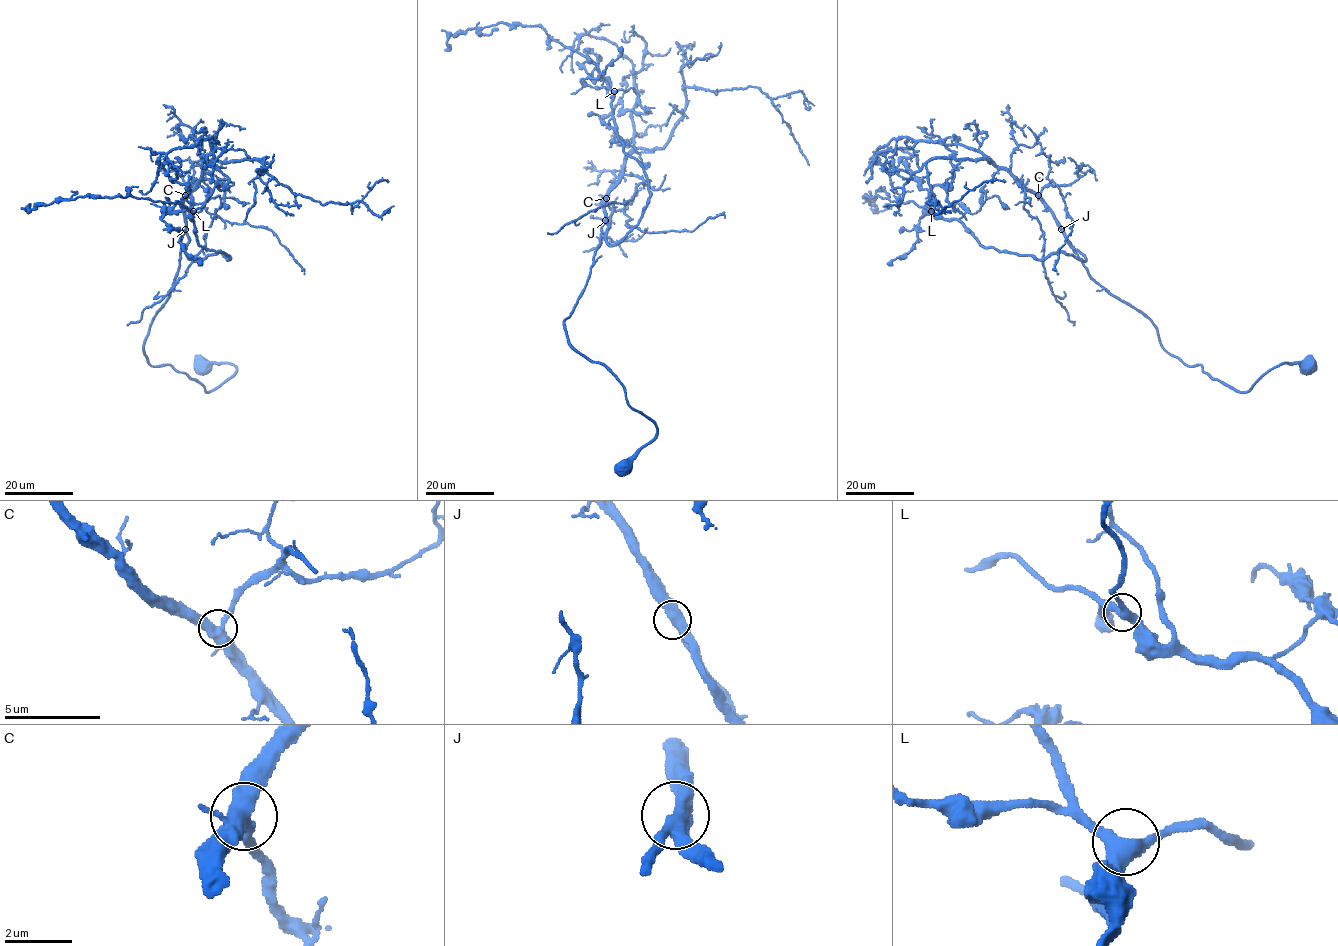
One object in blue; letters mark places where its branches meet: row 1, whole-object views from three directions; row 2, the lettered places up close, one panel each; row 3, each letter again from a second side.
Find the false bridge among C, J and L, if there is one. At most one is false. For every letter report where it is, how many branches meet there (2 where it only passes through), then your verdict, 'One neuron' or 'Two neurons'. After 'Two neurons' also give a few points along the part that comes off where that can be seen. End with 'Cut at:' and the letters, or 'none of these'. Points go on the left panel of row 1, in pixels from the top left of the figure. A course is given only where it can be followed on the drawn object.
C: Place: (185, 195). Branches: 3. One neuron
J: Place: (185, 229). Branches: 3. One neuron
L: Place: (193, 211). Branches: 3. One neuron
Cut at: none of these

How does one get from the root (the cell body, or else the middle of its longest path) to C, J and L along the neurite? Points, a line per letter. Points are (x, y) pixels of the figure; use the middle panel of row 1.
C: (624, 468), (656, 426), (628, 404), (622, 384), (603, 365), (570, 344), (564, 326), (599, 247), (606, 198)
J: (624, 468), (656, 426), (628, 404), (622, 384), (603, 365), (570, 344), (564, 326), (605, 220)
L: (624, 468), (656, 426), (564, 326), (602, 225), (617, 243), (650, 195), (618, 139), (614, 91)

